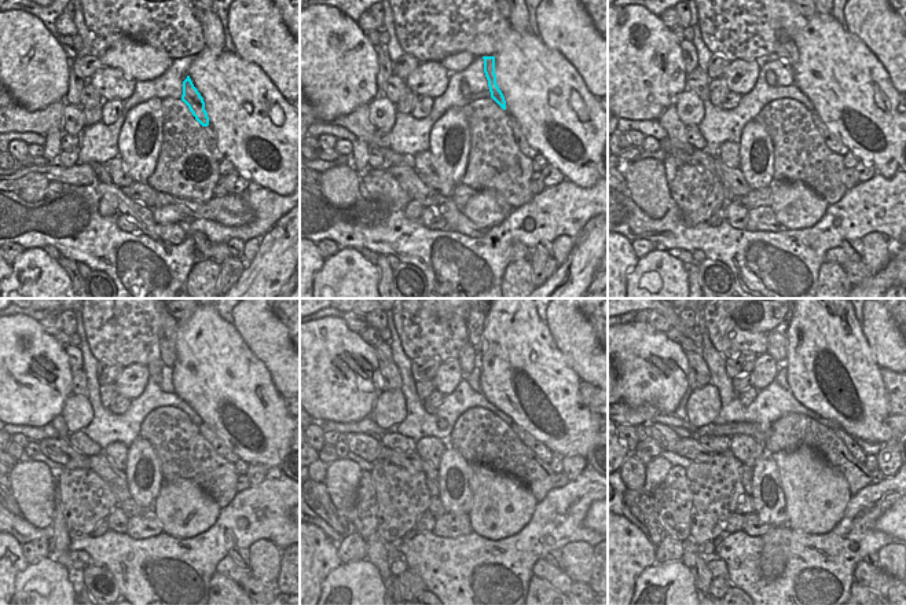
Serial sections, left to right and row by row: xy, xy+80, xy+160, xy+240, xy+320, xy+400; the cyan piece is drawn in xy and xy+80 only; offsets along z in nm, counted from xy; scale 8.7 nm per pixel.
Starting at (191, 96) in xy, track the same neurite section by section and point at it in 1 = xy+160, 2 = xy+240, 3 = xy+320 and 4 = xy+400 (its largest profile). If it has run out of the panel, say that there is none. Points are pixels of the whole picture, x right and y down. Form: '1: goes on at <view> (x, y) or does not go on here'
1: goes on at xy+160 (787, 51)
2: goes on at xy+240 (167, 336)
3: goes on at xy+320 (474, 326)
4: goes on at xy+400 (782, 327)

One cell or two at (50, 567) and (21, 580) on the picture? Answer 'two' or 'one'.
one

